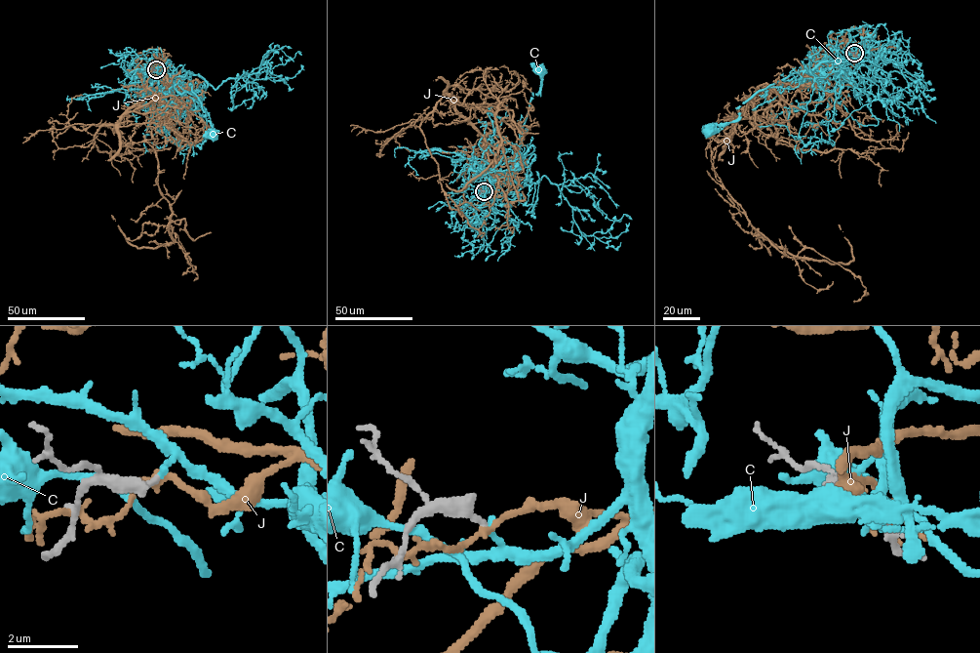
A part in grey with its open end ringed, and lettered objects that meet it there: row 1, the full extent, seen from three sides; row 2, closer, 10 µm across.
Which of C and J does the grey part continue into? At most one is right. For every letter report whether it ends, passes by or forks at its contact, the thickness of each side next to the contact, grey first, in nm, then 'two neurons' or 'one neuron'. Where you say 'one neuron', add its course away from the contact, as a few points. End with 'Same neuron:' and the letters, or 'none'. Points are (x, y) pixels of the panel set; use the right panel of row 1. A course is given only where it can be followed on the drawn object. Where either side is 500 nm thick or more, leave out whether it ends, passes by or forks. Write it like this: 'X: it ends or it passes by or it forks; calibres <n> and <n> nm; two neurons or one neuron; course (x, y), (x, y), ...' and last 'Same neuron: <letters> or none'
C: it passes by; calibres 320 and 130 nm; one neuron; course (853, 53), (830, 67), (792, 73), (756, 92), (739, 107), (737, 119), (708, 128)
J: it passes by; calibres 400 and 180 nm; two neurons
Same neuron: C

